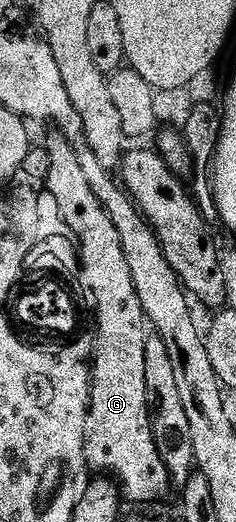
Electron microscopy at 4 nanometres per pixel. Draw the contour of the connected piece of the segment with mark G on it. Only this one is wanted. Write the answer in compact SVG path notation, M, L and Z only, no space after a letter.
M51 132L51 135L47 138L47 142L45 142L45 149L49 152L49 176L45 183L45 189L51 193L51 198L55 201L55 206L59 209L59 214L63 217L64 224L68 226L66 229L69 231L70 237L77 243L77 257L83 289L93 299L93 353L89 363L91 367L91 407L87 409L87 423L85 424L85 429L87 430L87 464L92 471L100 470L103 473L100 475L110 476L114 479L121 491L122 497L126 501L128 498L131 502L155 502L158 498L166 496L167 489L172 489L173 483L171 473L167 470L165 460L155 443L155 428L147 401L147 389L145 388L145 344L149 337L149 323L141 308L141 300L135 291L133 276L129 272L129 264L125 261L125 252L121 248L121 236L117 236L117 228L113 228L113 220L97 200L93 188L89 188L89 180L85 180L85 172L81 172L81 164L75 159L75 150L71 146L71 142L67 138L64 138L62 134Z

